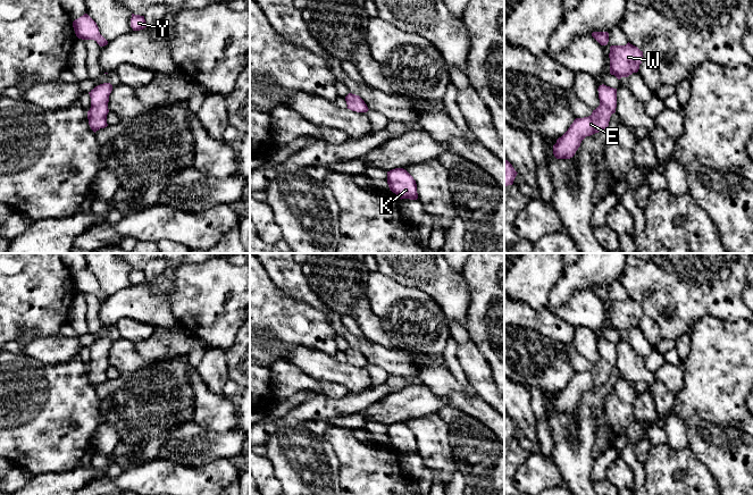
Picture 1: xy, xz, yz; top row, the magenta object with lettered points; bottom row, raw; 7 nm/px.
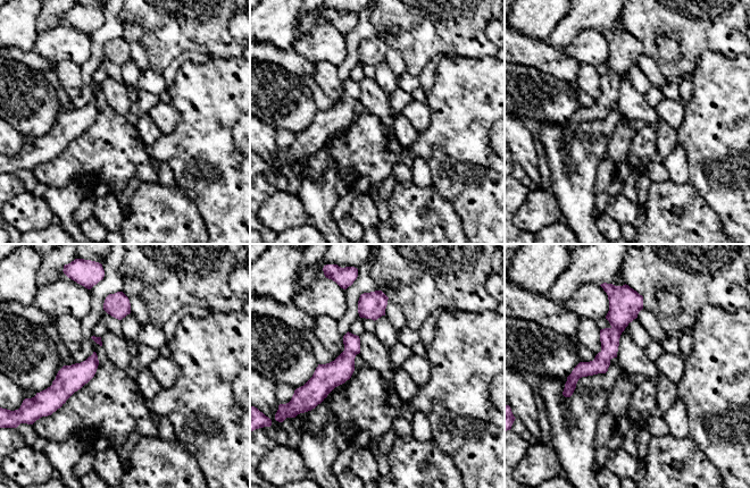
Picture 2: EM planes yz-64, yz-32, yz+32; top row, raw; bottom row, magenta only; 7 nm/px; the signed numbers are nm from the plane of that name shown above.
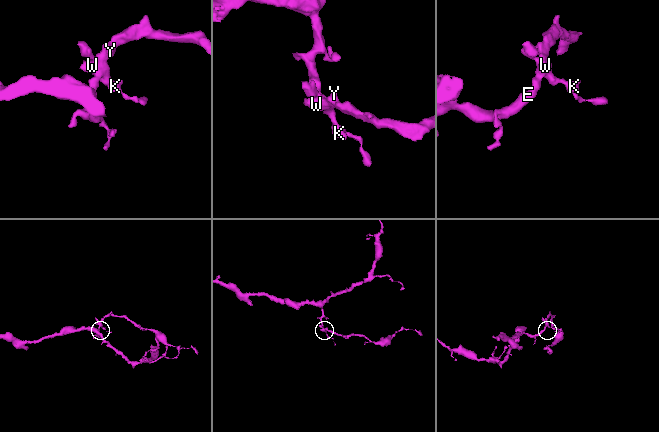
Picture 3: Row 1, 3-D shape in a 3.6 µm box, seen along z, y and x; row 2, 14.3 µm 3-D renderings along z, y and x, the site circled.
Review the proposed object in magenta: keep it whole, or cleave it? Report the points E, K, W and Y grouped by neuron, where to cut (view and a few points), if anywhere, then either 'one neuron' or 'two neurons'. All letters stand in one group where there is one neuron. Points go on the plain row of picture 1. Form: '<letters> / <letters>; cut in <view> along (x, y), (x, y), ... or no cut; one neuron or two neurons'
E K W Y; no cut; one neuron

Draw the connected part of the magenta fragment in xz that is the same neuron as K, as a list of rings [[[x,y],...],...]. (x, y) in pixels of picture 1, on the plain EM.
[[[395,422],[387,426],[387,438],[390,444],[401,454],[417,454],[417,438],[413,431],[403,422]]]

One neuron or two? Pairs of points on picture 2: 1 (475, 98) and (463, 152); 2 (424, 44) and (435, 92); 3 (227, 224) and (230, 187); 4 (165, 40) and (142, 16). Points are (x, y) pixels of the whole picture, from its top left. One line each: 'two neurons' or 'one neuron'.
1: one neuron
2: two neurons
3: one neuron
4: one neuron

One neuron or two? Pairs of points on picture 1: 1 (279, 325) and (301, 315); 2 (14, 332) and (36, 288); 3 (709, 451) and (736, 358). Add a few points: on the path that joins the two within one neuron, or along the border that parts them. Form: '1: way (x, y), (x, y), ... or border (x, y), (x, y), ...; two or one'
1: way (285, 320), (295, 320); one
2: way (14, 321), (14, 311), (26, 299); one
3: way (708, 427), (699, 418), (712, 404), (718, 382); one

